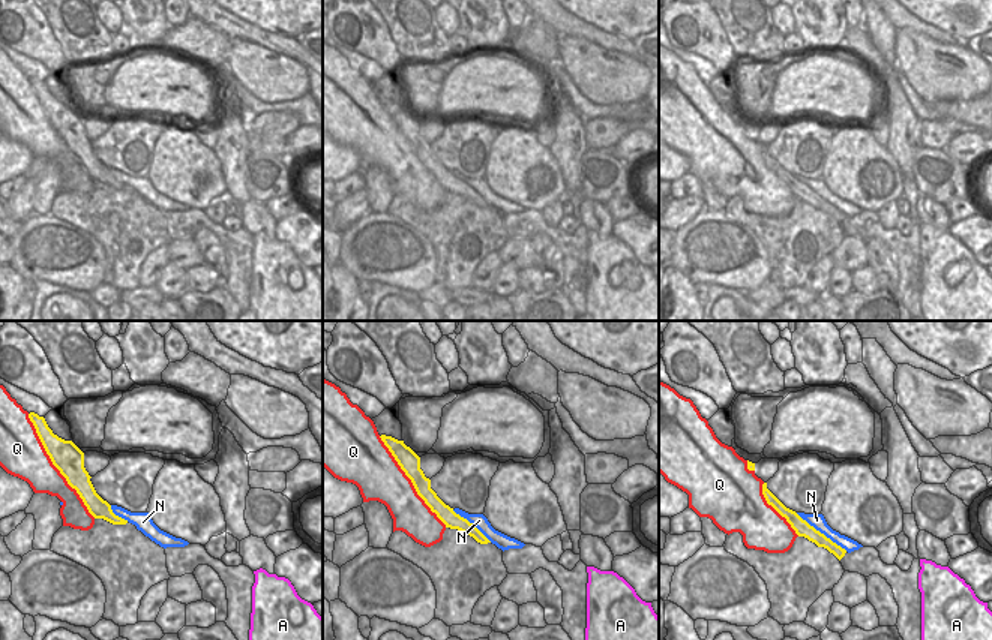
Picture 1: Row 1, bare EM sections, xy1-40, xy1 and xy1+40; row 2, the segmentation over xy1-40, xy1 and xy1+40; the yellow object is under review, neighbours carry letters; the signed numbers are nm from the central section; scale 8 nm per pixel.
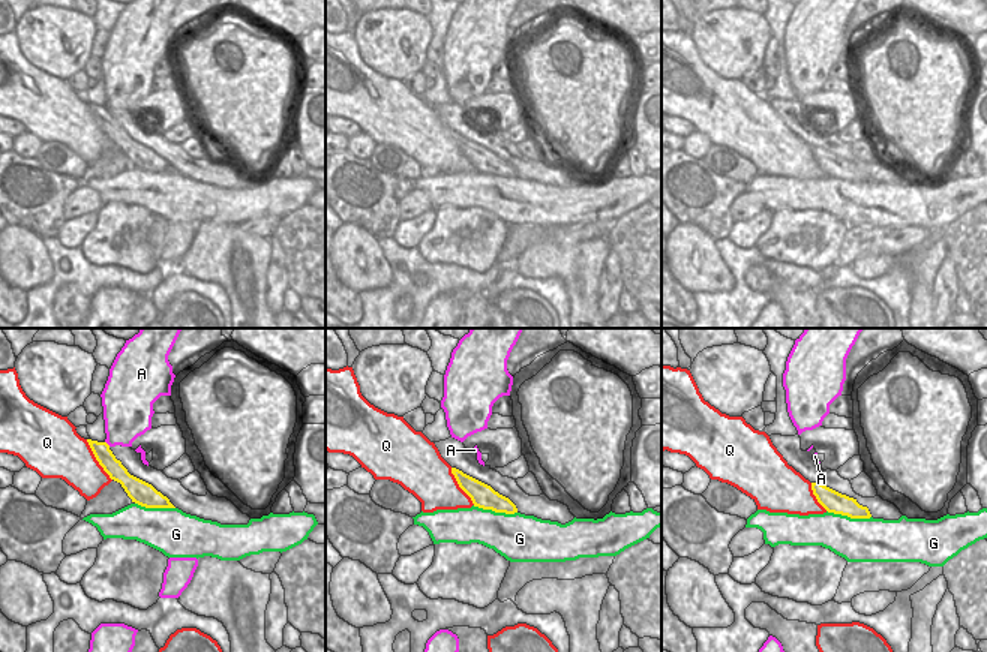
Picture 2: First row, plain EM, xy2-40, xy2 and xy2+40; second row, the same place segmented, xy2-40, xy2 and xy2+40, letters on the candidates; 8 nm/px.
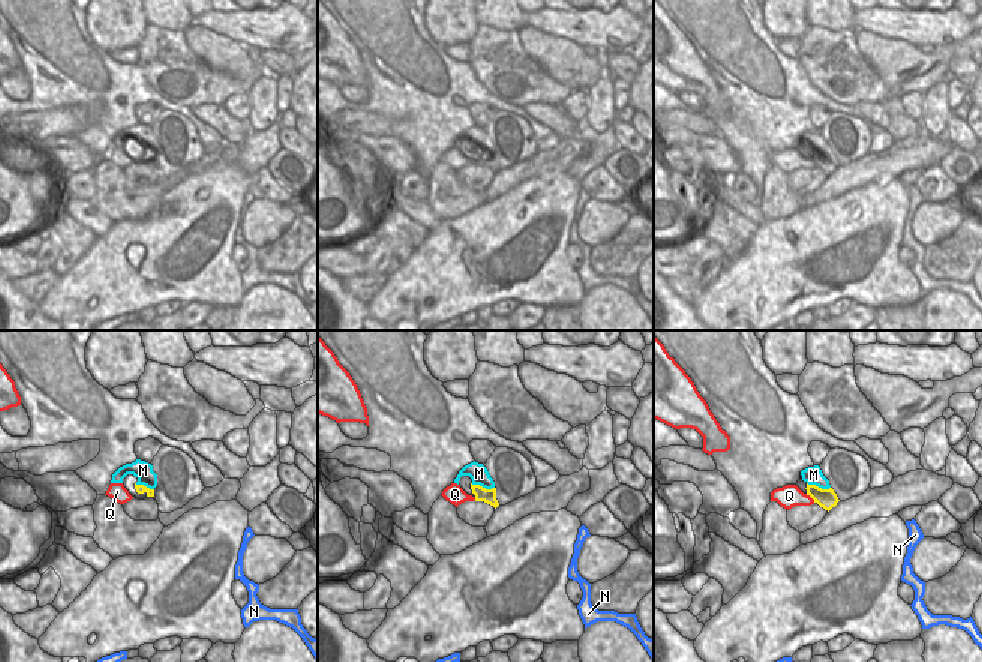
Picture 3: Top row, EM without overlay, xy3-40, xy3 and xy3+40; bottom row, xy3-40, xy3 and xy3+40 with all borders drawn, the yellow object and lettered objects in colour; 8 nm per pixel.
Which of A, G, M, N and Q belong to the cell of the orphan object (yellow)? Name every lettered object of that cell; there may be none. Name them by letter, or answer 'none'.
M

